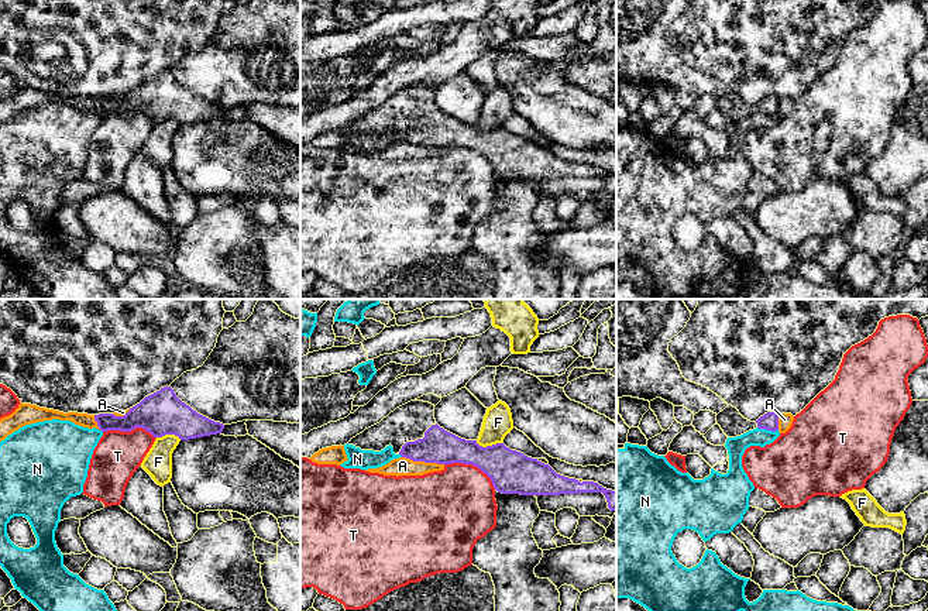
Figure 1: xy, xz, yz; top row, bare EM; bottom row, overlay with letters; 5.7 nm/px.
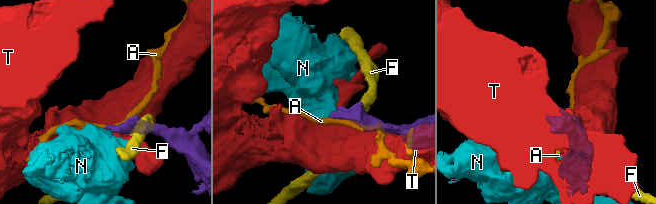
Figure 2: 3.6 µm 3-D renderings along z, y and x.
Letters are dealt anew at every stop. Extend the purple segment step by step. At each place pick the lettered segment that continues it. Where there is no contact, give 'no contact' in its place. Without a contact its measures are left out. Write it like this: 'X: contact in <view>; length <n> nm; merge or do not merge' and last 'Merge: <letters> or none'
A: contact in xz; length 260 nm; do not merge
F: contact in xz; length 150 nm; do not merge
N: contact in yz; length 120 nm; do not merge
T: contact in xz; length 320 nm; do not merge
Merge: none

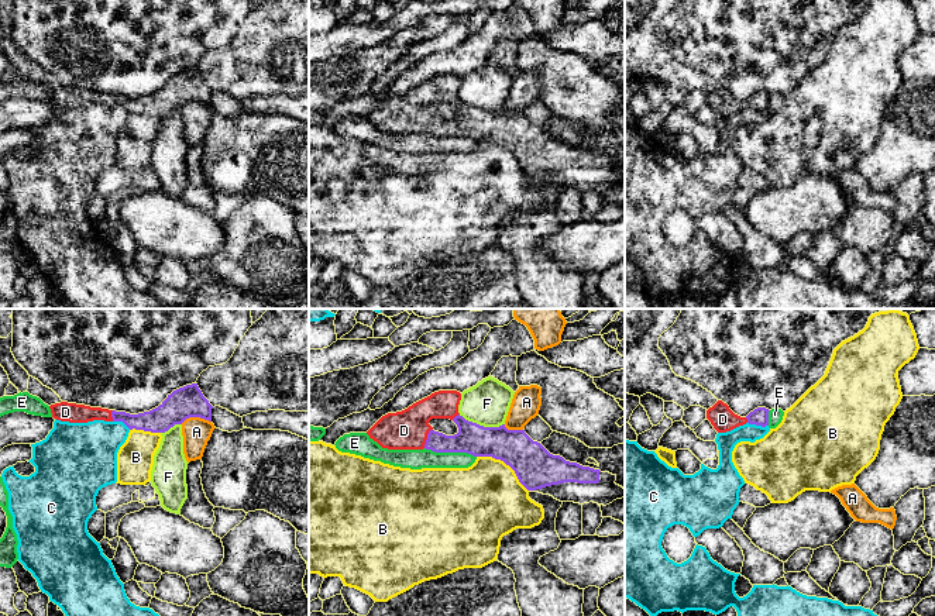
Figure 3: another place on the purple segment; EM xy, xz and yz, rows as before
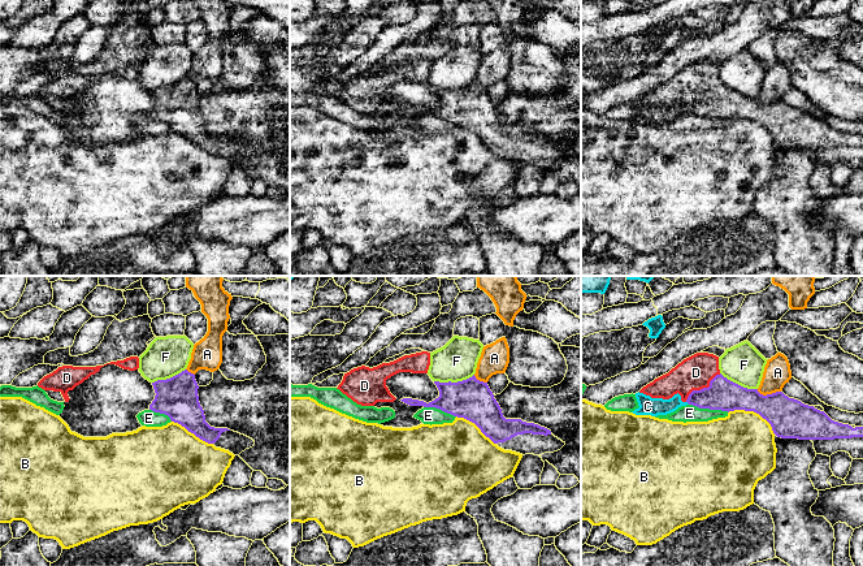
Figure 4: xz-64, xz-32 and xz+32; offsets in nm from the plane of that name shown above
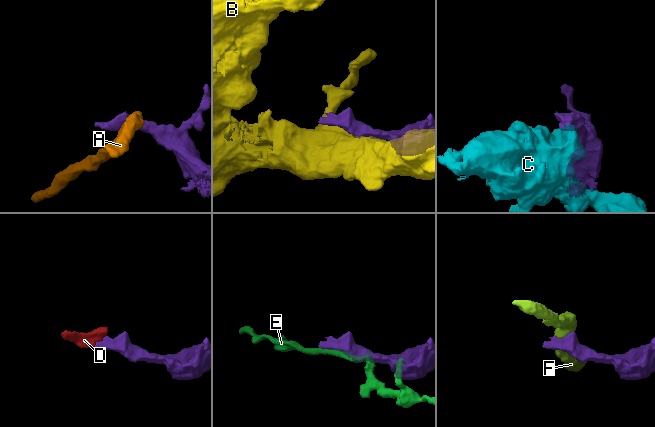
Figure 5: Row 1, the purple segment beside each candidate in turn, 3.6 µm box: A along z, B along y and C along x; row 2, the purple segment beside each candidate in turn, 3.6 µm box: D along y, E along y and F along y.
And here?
A: contact in xy; length 180 nm; do not merge
B: contact in xz; length 360 nm; do not merge
C: contact in yz; length 120 nm; do not merge
D: contact in xz; length 120 nm; merge
E: contact in xz; length 300 nm; do not merge
F: contact in xz; length 280 nm; do not merge
Merge: D

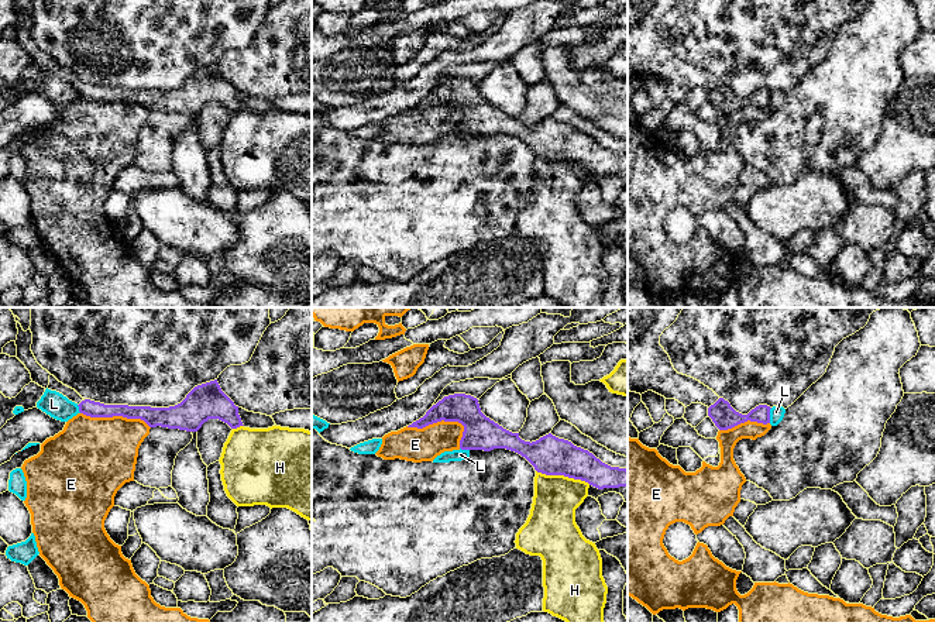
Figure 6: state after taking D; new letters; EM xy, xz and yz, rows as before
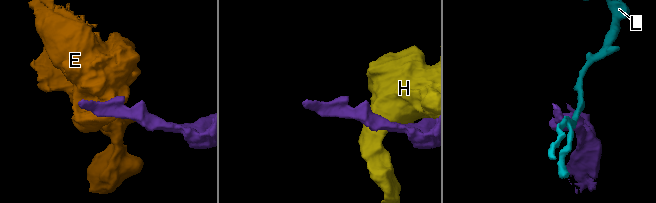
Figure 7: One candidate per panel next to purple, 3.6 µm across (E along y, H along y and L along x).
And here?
E: contact in xz; length 340 nm; do not merge
H: contact in xz; length 320 nm; do not merge
L: contact in yz; length 90 nm; do not merge
Merge: none

